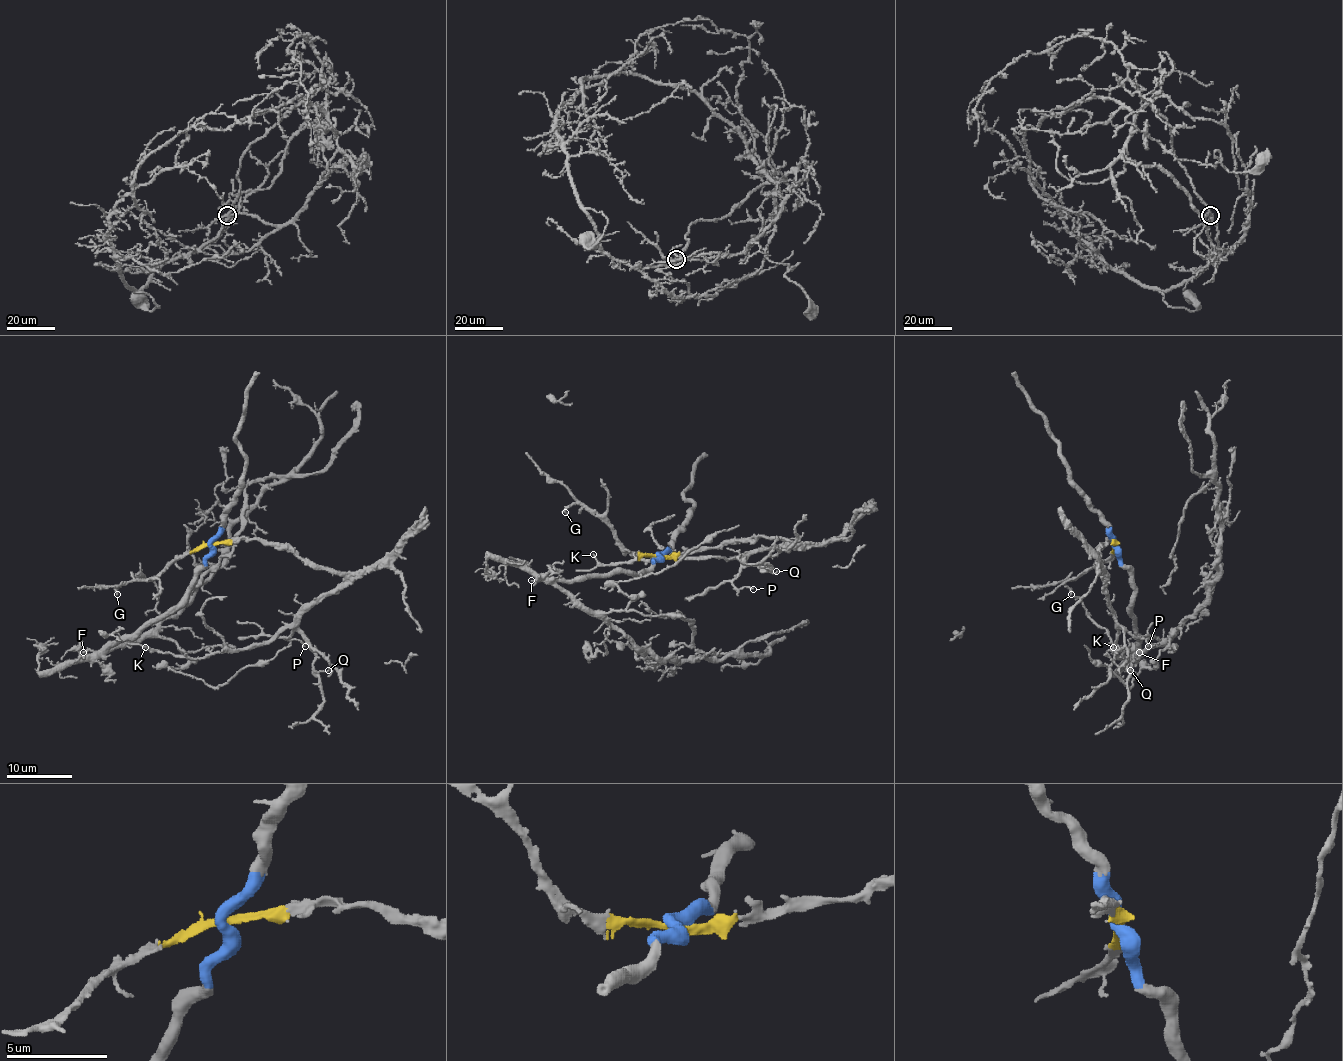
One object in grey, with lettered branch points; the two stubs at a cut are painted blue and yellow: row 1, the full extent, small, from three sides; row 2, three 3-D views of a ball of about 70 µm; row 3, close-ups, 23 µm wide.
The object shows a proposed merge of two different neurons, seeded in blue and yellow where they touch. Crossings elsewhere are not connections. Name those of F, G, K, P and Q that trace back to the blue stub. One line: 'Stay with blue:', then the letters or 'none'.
Stay with blue: F

